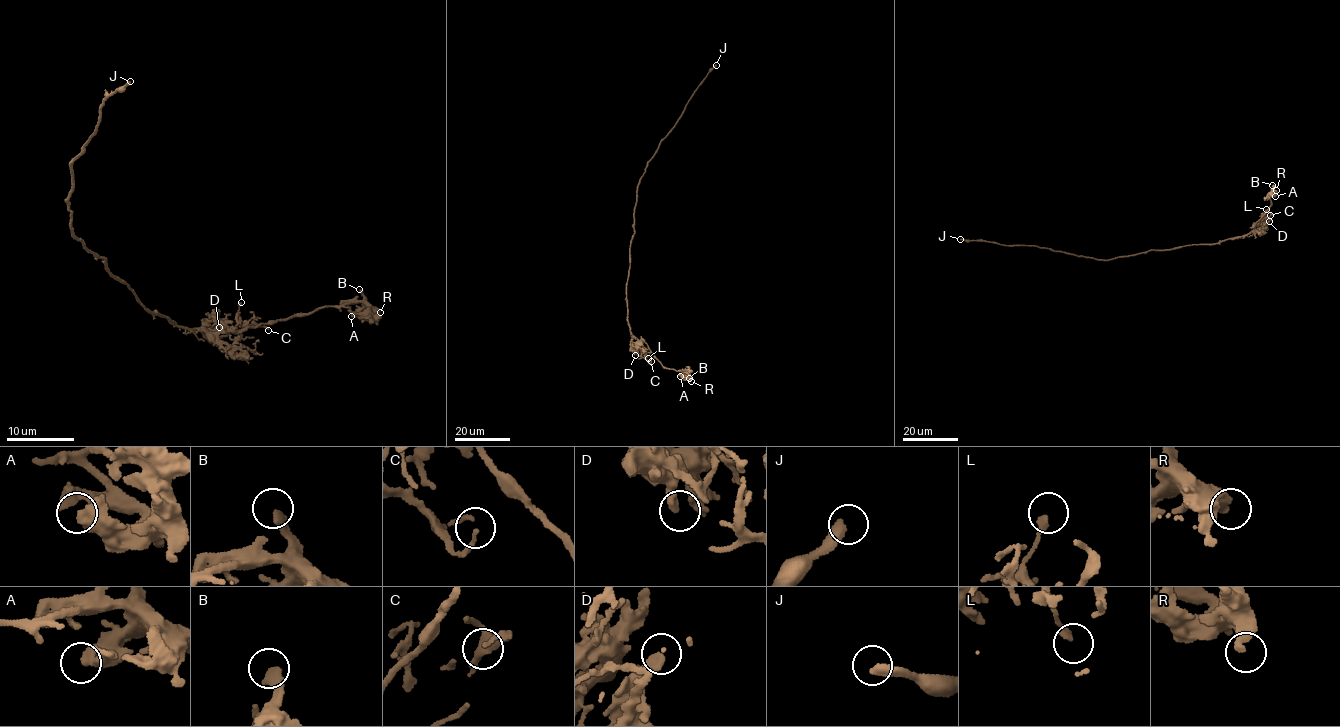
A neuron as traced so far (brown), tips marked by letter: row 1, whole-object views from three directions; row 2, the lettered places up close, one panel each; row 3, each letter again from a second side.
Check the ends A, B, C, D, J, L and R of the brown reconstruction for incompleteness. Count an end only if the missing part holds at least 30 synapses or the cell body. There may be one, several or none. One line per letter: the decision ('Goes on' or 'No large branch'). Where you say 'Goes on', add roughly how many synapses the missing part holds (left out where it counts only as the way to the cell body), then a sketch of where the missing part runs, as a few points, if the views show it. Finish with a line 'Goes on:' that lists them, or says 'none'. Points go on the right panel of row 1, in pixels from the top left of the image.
A: No large branch
B: Goes on. Roughly 50 synapses
C: No large branch
D: No large branch
J: Goes on
L: No large branch
R: No large branch
Goes on: B, J

